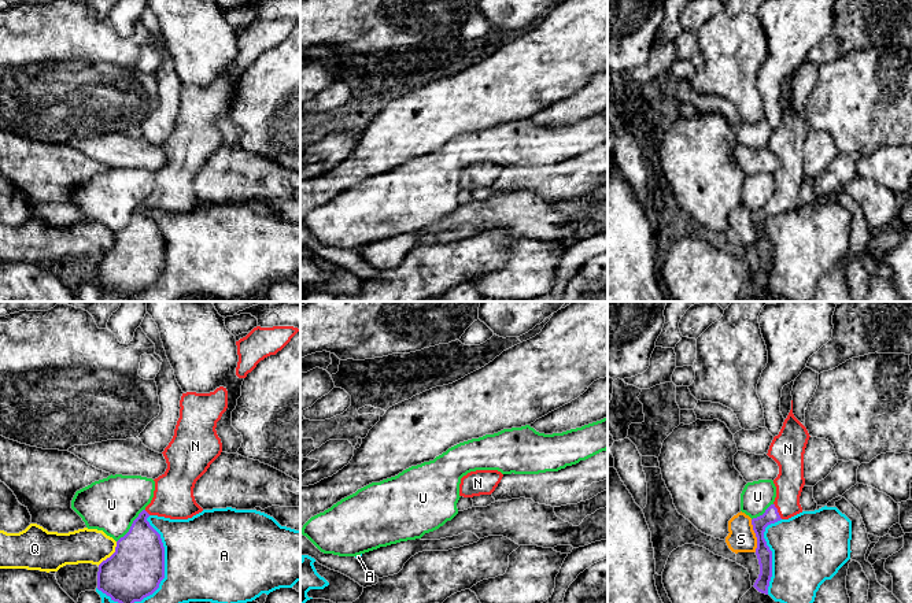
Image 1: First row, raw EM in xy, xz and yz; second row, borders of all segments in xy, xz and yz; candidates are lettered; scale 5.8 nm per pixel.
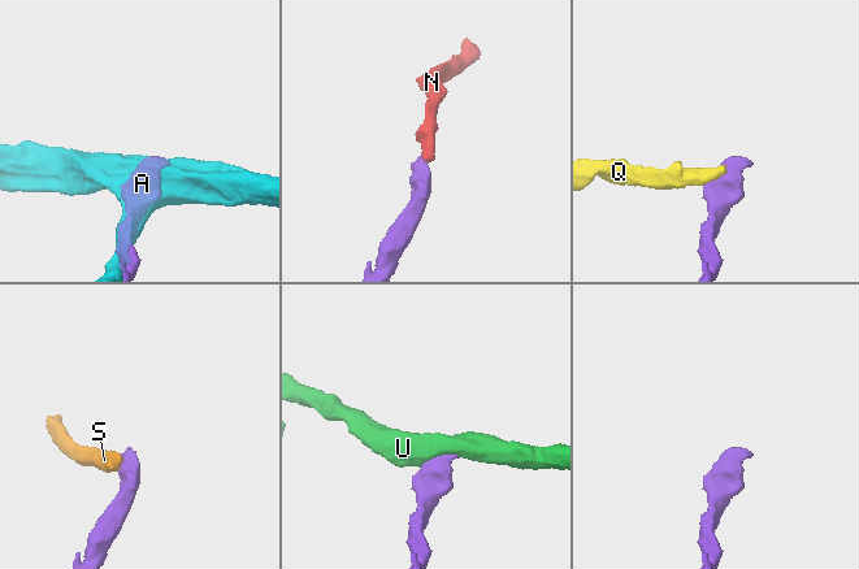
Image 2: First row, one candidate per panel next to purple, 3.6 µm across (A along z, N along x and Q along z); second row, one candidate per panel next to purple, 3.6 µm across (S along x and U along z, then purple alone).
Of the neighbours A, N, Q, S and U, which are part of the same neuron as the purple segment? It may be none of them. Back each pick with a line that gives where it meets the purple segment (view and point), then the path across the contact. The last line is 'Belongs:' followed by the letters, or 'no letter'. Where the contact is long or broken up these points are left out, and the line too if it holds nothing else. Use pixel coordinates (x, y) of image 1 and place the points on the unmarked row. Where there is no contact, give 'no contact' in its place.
N: contact yz (776, 204); way yz (771, 208), (776, 204), (787, 193), (790, 174)
Belongs: N

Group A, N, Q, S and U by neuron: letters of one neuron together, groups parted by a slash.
A / N / Q S / U

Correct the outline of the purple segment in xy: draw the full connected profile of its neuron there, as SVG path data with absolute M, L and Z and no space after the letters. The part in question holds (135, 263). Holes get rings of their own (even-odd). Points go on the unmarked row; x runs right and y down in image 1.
M224 79L210 86L187 85L180 93L180 111L174 129L162 145L167 162L155 171L155 184L151 196L133 214L129 225L117 234L115 245L99 258L97 282L130 300L152 288L165 271L165 240L160 227L149 218L149 208L170 212L188 212L203 204L196 196L193 181L210 158L221 148L222 136L217 127L217 115L228 101L228 84Z

